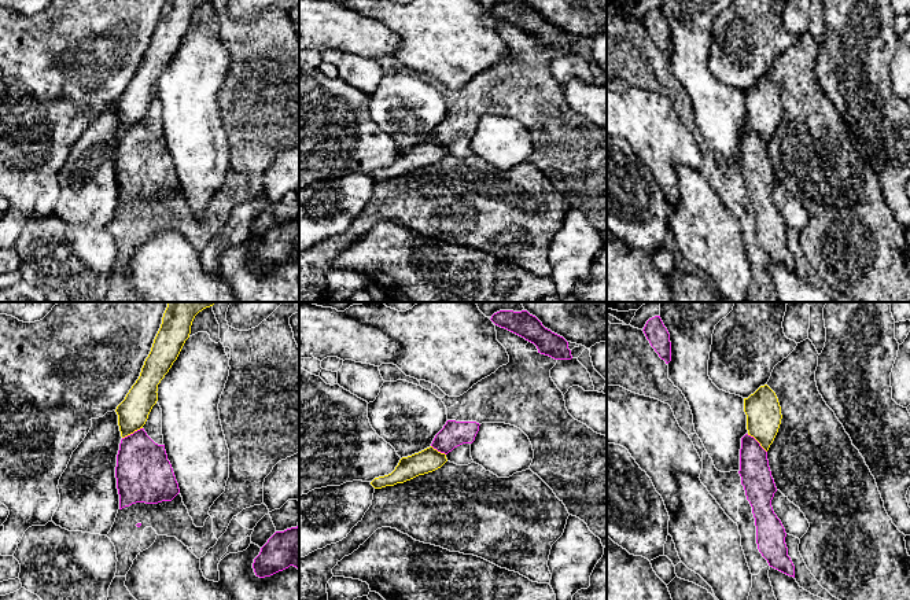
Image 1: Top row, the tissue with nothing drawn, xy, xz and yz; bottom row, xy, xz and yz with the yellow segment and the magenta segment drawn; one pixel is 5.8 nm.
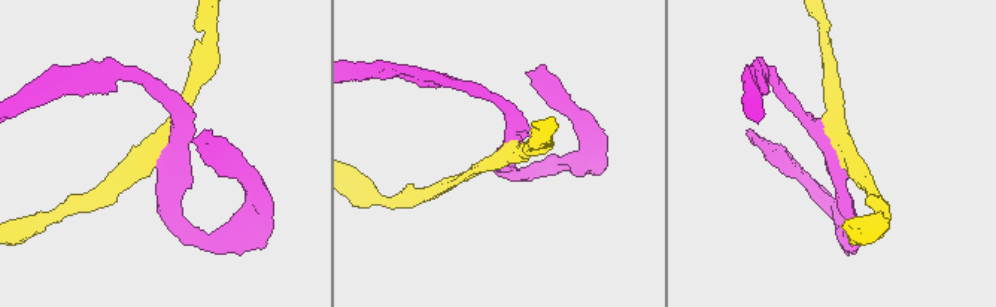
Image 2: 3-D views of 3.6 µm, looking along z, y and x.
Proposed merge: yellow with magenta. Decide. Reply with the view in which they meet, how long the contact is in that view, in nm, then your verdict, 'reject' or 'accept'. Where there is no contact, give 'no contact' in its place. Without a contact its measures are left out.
meets yellow in yz; contact 160 nm long; accept

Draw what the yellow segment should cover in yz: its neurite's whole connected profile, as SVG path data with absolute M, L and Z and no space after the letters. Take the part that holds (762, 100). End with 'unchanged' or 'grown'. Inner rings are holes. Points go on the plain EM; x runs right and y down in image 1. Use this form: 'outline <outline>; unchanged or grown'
outline M765 77L744 91L744 104L748 125L741 130L738 166L752 199L758 242L770 259L795 270L786 225L771 199L777 180L767 152L767 143L781 117L781 99L775 85Z; grown

